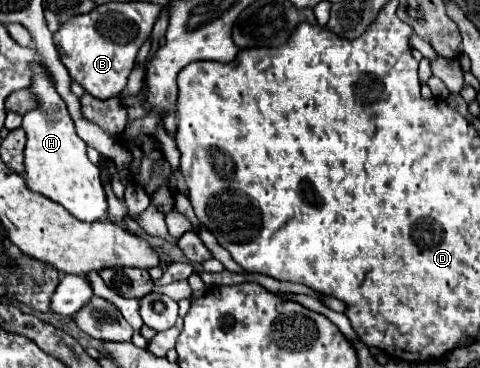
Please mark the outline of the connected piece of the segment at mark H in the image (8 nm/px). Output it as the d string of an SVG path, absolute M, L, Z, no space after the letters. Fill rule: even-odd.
M30 63L30 91L38 97L36 109L24 115L22 129L26 131L26 151L24 151L24 179L32 191L38 191L52 201L66 207L74 217L82 221L98 221L108 211L104 185L100 181L98 165L90 163L86 157L86 143L76 135L74 121L66 109L62 97L58 97L54 85L50 83L44 67L40 63Z

